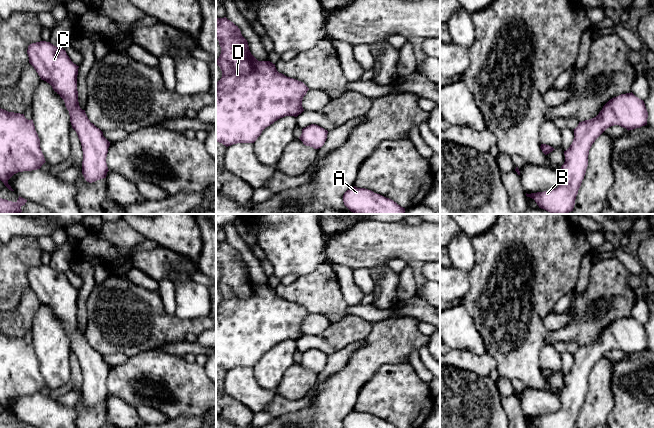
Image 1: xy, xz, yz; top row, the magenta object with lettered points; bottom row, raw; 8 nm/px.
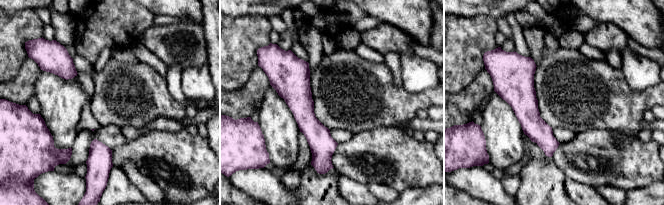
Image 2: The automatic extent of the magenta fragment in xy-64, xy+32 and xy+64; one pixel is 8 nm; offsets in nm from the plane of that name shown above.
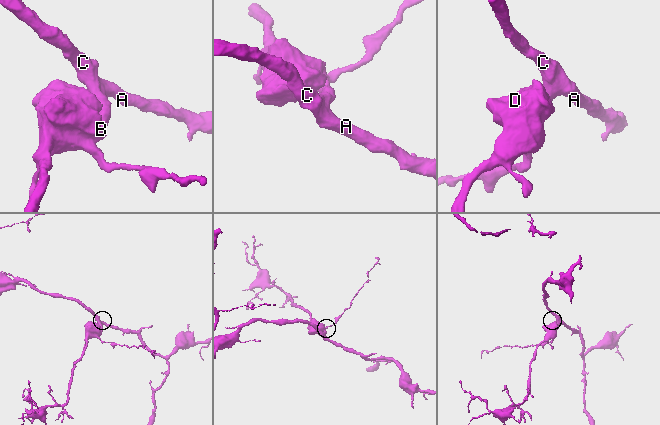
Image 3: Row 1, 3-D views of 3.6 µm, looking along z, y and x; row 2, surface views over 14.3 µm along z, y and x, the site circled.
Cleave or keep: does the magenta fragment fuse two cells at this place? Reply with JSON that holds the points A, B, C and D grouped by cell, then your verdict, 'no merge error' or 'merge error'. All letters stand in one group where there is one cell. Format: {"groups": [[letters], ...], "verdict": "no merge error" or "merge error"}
{"groups": [["A", "B", "C", "D"]], "verdict": "no merge error"}

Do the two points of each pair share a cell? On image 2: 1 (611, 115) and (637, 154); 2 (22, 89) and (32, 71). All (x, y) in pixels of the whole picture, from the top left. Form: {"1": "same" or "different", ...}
{"1": "different", "2": "same"}

